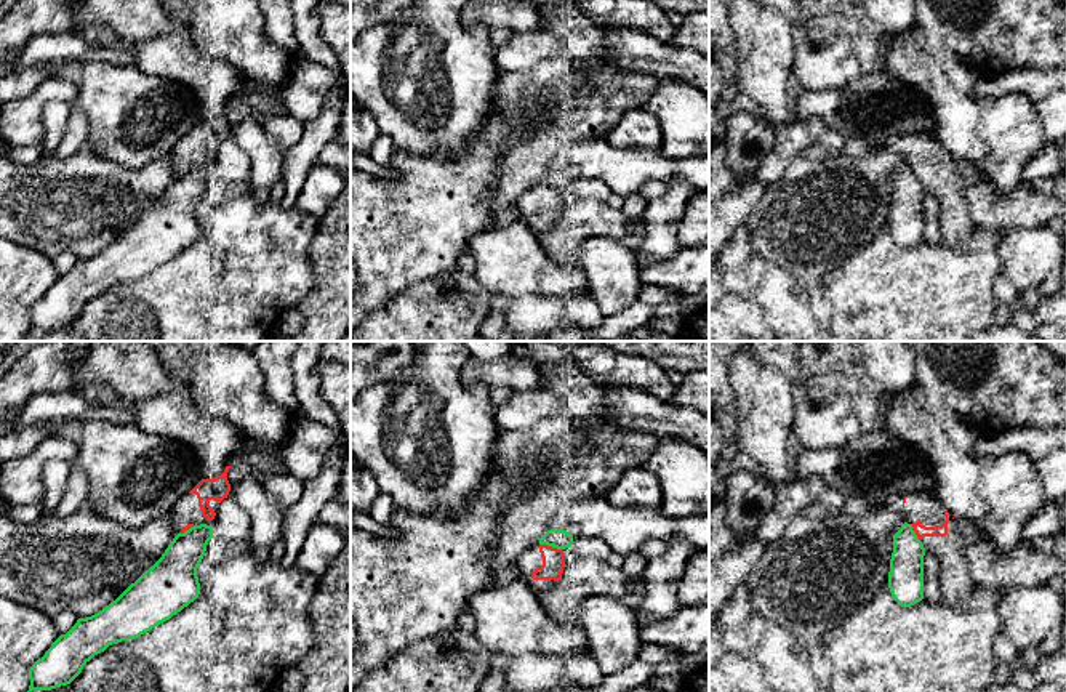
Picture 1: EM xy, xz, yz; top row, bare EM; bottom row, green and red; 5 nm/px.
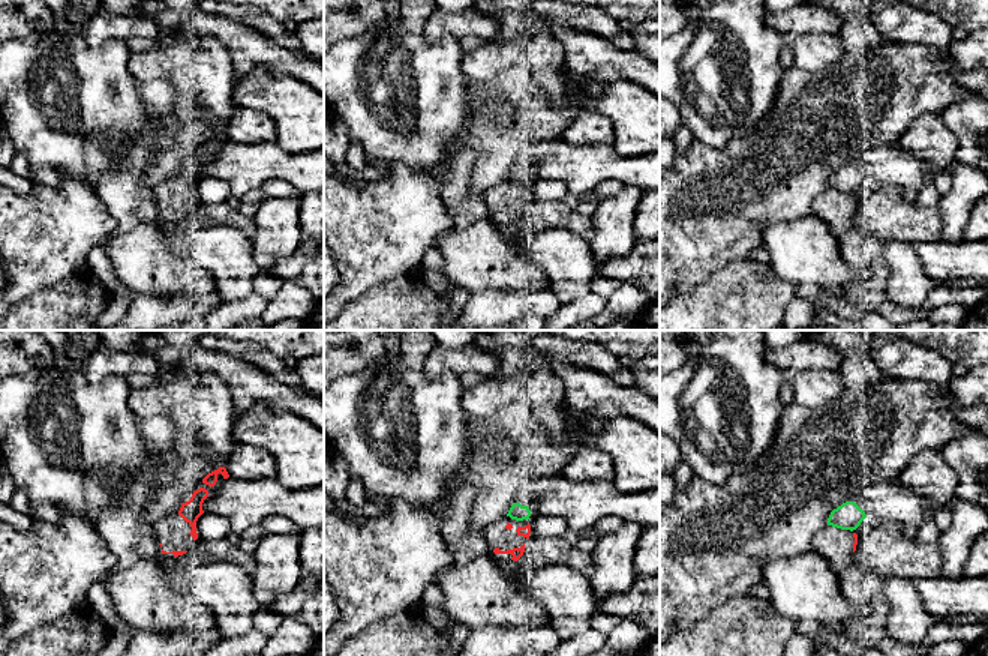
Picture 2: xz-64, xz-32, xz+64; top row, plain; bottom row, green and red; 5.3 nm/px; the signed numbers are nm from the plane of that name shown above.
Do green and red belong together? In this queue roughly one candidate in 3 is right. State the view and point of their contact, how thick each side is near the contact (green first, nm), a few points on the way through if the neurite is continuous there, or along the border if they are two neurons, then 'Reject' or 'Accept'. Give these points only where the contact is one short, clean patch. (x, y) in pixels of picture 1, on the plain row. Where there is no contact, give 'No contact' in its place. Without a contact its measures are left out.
Touches green at xz (551, 186). Thickness 100 nm (green) against 110 nm. Reject

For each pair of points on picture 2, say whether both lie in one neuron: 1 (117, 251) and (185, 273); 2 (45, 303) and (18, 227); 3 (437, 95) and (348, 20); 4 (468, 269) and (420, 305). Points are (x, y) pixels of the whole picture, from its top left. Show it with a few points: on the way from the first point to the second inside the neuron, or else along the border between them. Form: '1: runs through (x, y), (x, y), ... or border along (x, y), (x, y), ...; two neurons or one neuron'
1: runs through (134, 255), (146, 264), (168, 273); one neuron
2: border along (72, 273), (35, 291), (15, 306); two neurons
3: border along (387, 15), (386, 23), (372, 32), (339, 41); two neurons
4: border along (441, 273), (453, 287); two neurons

